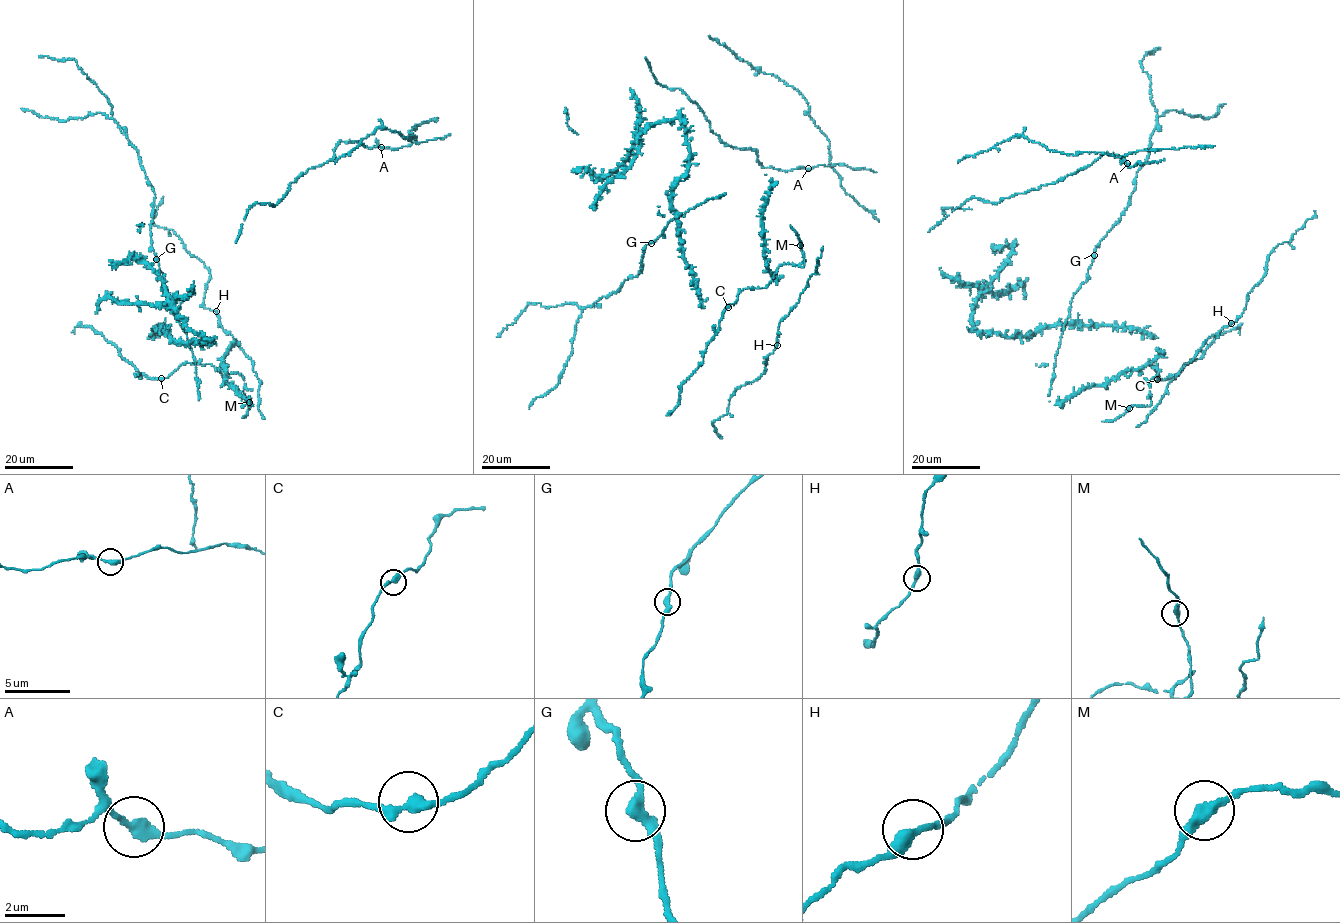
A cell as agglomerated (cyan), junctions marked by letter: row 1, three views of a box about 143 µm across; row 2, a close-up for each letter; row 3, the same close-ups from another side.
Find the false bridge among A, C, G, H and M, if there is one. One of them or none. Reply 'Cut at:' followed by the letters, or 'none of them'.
Cut at: none of them

